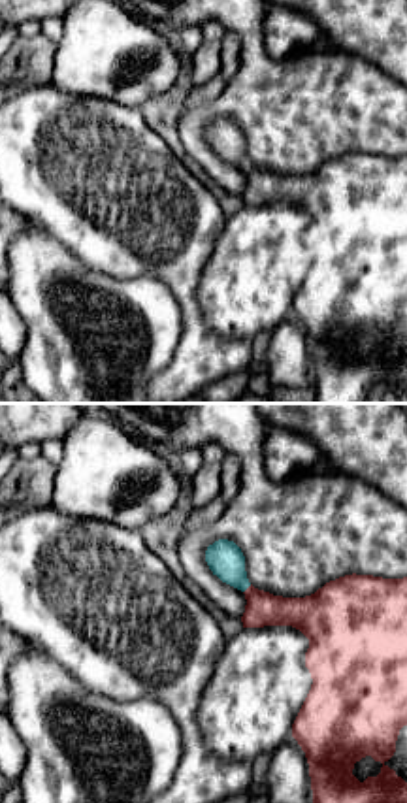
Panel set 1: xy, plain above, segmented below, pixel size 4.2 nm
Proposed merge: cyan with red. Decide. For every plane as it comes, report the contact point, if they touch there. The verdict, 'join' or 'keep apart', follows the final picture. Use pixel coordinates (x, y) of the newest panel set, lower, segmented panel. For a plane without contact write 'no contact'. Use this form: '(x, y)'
(247, 587)

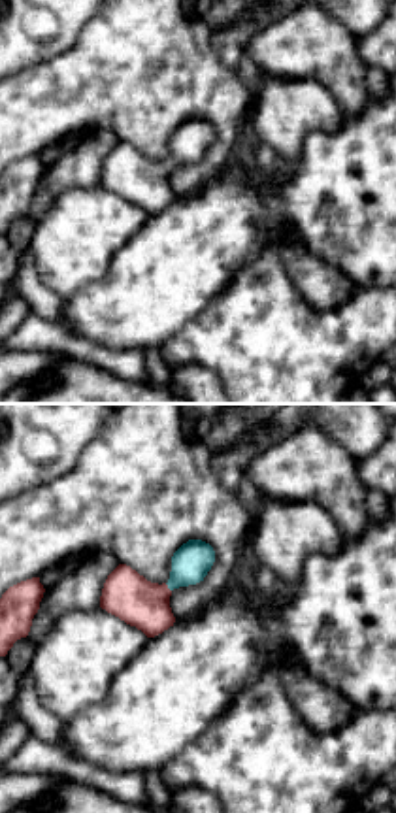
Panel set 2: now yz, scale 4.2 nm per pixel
(168, 587)

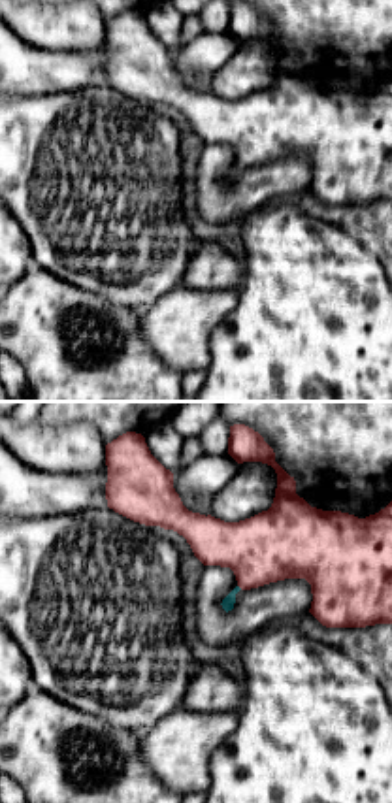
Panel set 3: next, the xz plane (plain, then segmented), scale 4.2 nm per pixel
no contact

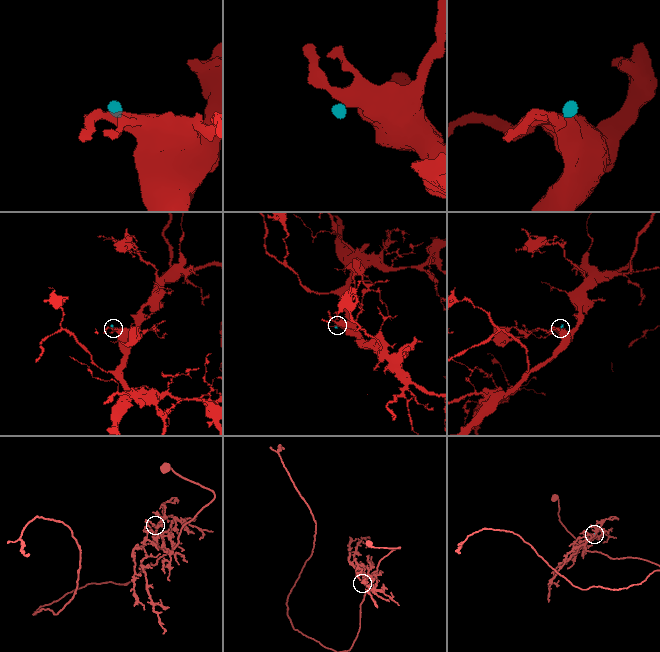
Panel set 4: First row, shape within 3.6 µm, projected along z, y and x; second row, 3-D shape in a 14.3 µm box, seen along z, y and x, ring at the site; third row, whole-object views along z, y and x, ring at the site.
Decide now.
join

